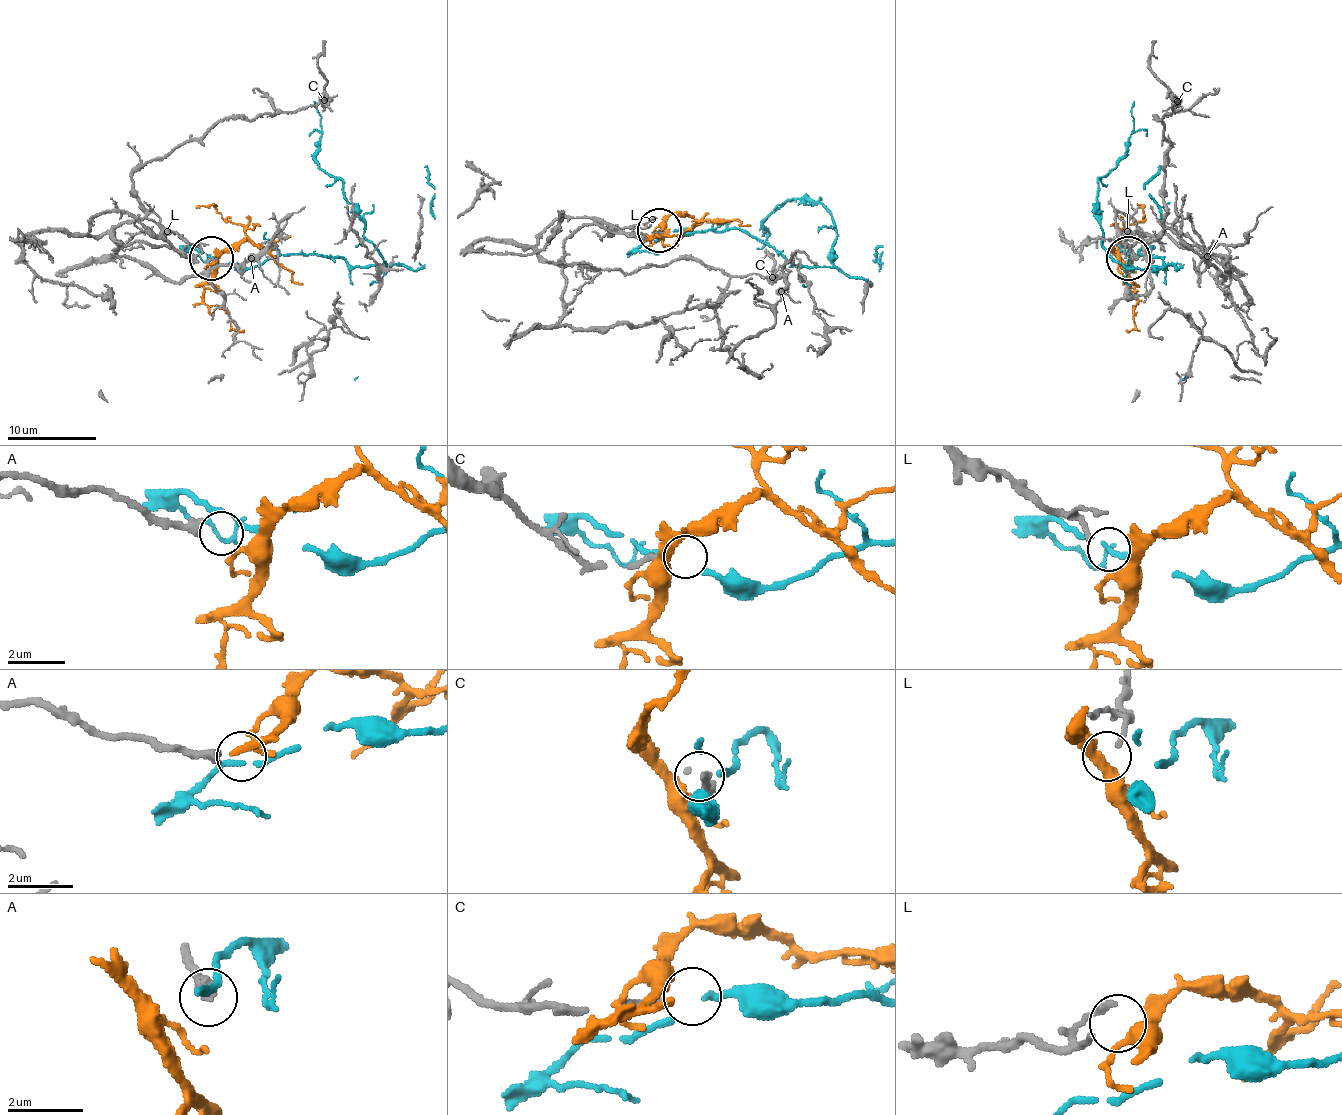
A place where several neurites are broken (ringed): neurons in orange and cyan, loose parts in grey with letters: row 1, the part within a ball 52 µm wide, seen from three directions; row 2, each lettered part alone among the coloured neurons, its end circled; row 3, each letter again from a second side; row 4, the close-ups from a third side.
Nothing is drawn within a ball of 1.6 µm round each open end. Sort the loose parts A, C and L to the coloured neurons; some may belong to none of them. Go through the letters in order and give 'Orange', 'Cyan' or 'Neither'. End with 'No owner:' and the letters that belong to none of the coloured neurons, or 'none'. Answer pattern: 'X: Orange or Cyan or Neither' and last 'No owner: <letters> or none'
A: Neither
C: Neither
L: Neither
No owner: A, C, L

